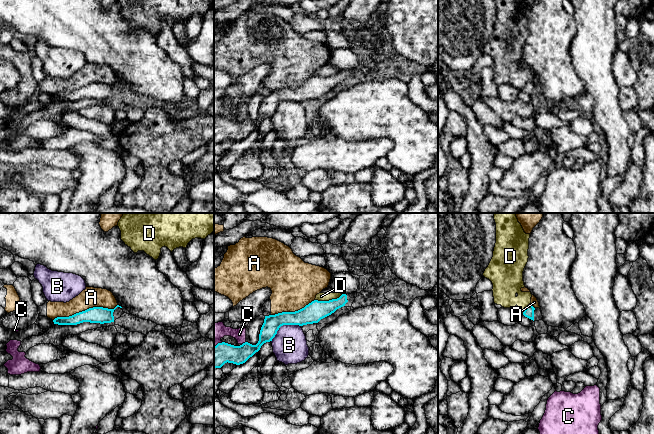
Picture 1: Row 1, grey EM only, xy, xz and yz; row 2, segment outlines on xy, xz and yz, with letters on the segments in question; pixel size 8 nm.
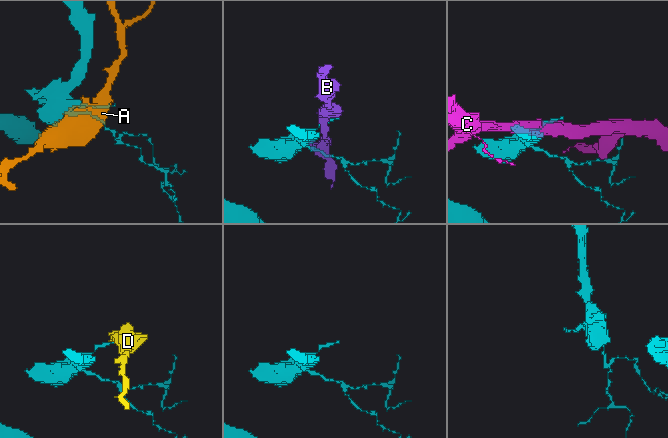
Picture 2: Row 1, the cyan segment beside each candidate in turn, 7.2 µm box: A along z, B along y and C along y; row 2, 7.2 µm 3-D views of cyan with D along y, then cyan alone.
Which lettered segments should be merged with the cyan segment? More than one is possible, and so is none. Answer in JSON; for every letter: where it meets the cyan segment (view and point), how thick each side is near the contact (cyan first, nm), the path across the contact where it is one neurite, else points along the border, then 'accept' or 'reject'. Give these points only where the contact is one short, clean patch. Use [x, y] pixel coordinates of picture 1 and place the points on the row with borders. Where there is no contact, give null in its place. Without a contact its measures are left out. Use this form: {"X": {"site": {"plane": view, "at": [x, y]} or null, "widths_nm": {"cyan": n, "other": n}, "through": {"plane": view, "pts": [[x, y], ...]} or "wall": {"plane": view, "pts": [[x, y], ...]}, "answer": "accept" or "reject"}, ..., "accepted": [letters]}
{"A": {"site": {"plane": "xy", "at": [85, 310]}, "widths_nm": {"cyan": 130, "other": 160}, "answer": "reject"}, "B": {"site": {"plane": "xz", "at": [283, 324]}, "widths_nm": {"cyan": 160, "other": 280}, "answer": "reject"}, "C": {"site": {"plane": "xz", "at": [243, 343]}, "widths_nm": {"cyan": 180, "other": 150}, "answer": "reject"}, "D": {"site": {"plane": "xz", "at": [329, 300]}, "widths_nm": {"cyan": 160, "other": 60}, "wall": {"plane": "xz", "pts": [[342, 294], [328, 300], [315, 300]]}, "answer": "reject"}, "accepted": []}

